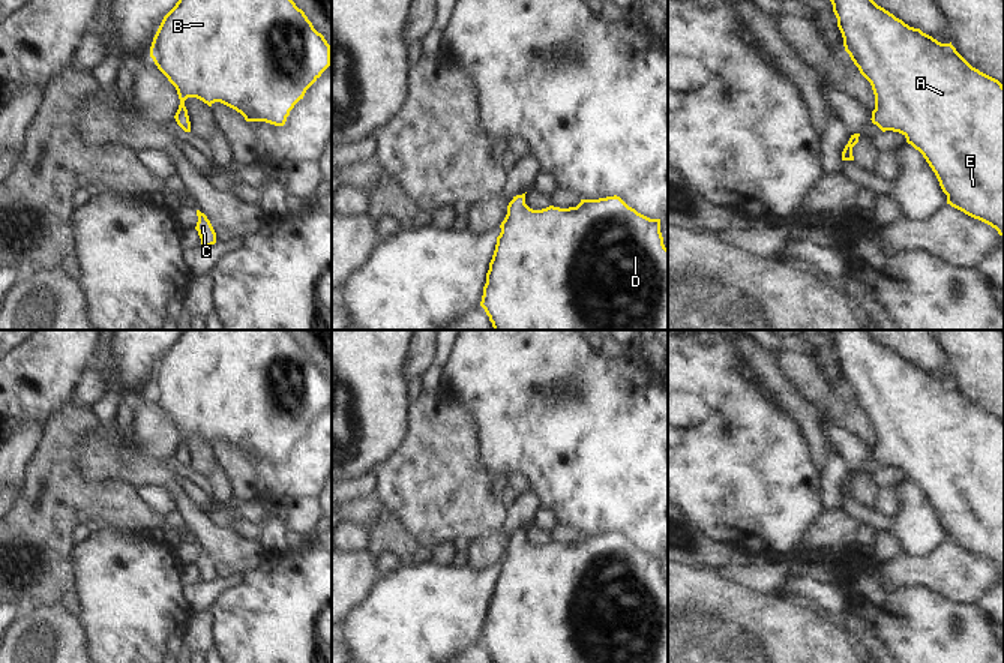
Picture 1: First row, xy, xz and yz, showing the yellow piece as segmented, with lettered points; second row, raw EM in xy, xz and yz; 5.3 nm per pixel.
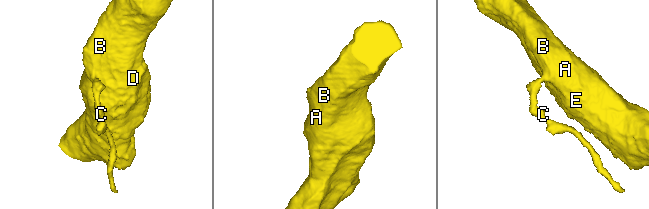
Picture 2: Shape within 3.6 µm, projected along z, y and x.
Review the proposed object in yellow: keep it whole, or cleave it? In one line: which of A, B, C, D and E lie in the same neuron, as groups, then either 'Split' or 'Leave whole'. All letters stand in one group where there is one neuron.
Groups: A B C D E. Leave whole

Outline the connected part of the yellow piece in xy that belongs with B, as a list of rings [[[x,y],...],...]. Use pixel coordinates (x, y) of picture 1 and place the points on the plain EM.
[[[182,330],[164,352],[150,393],[177,426],[180,441],[174,454],[185,468],[191,468],[185,442],[188,434],[197,434],[209,442],[221,438],[240,448],[246,458],[284,462],[294,441],[330,402],[330,381],[288,330]]]

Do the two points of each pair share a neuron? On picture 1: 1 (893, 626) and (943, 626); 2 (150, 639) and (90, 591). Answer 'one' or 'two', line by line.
1: one
2: one

